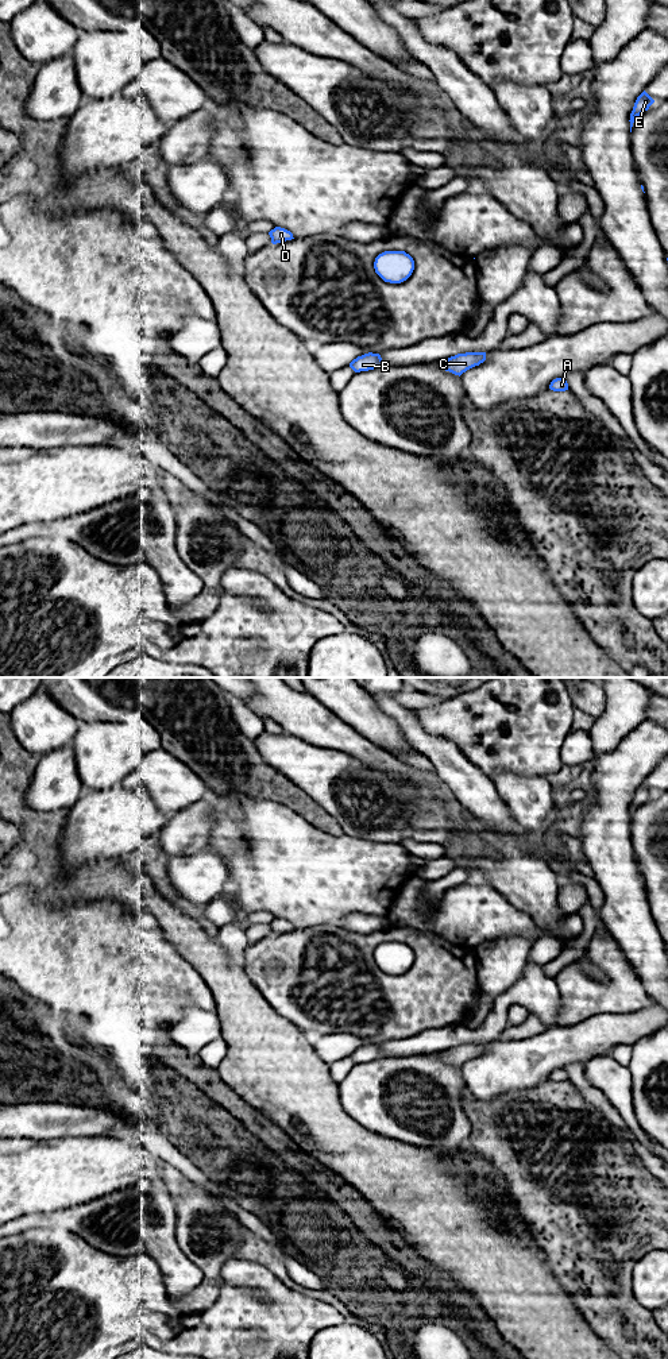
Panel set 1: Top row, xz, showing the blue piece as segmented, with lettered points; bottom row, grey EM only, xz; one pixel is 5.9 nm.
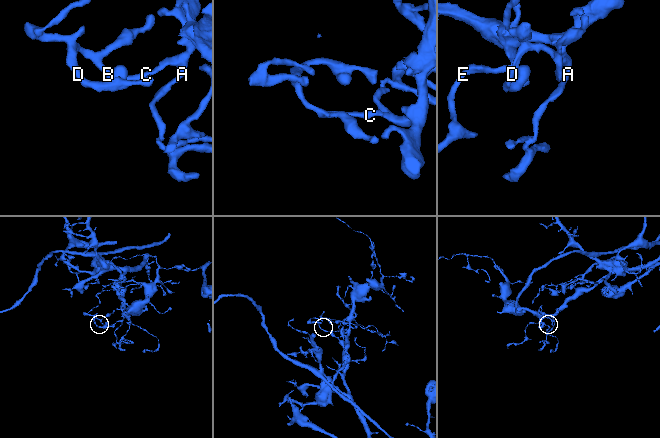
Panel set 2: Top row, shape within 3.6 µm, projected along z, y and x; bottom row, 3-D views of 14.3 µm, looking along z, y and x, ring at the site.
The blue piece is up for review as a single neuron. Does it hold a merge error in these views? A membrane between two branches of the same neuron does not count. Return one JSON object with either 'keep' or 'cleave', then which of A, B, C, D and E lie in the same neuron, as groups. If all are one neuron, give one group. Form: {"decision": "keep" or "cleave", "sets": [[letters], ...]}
{"decision": "keep", "sets": [["A", "B", "C", "D", "E"]]}

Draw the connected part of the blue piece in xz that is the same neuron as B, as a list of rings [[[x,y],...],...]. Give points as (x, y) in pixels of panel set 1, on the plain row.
[[[364,1045],[362,1047],[358,1047],[356,1050],[354,1050],[350,1054],[350,1058],[355,1062],[355,1063],[360,1063],[360,1062],[368,1062],[368,1061],[374,1061],[378,1058],[385,1058],[387,1057],[379,1045]]]

